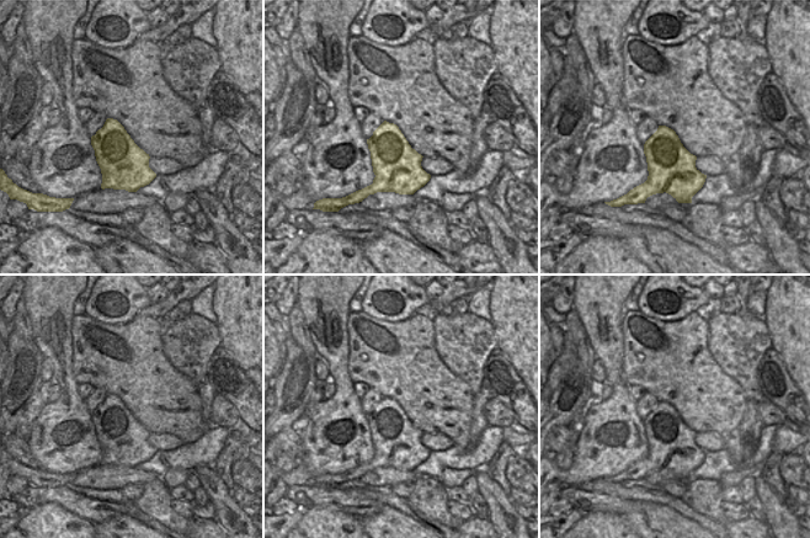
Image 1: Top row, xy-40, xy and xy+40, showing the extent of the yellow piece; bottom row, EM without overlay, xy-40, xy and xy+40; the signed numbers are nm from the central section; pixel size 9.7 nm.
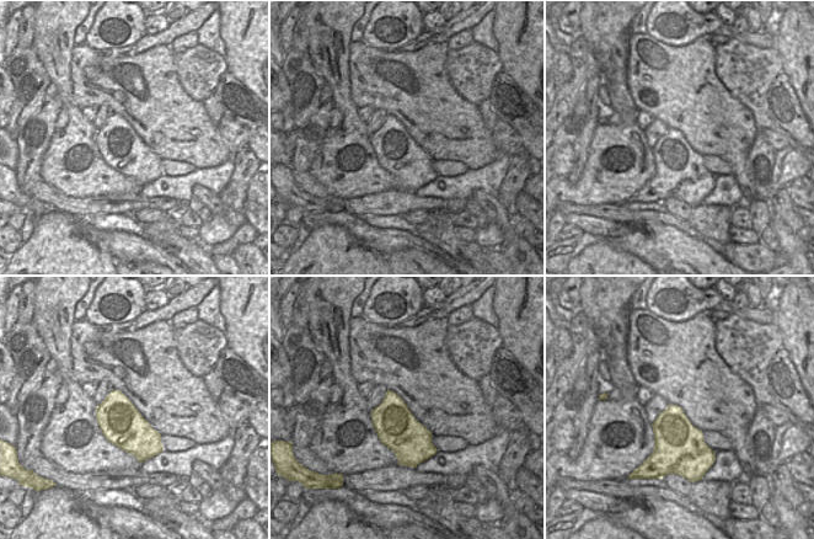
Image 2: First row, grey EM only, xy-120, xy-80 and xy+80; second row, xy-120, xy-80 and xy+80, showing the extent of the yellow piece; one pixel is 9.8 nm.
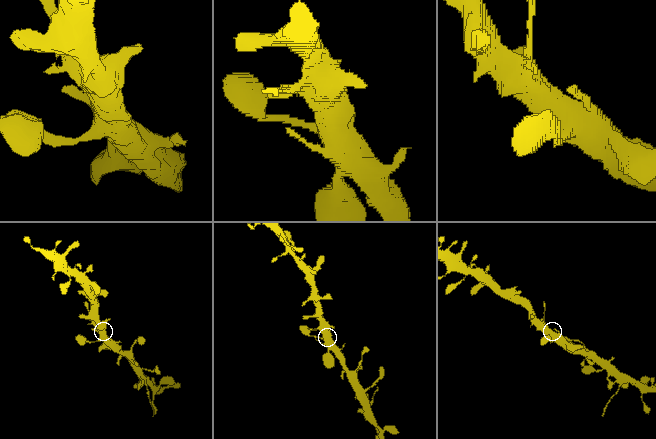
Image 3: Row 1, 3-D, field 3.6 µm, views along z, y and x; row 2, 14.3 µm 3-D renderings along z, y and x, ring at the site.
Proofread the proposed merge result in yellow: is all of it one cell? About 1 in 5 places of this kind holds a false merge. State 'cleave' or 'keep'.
keep

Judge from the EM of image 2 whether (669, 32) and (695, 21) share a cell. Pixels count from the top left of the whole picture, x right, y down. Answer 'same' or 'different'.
same

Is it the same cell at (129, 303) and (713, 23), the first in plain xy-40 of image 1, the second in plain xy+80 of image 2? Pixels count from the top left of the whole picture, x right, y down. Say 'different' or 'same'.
same

